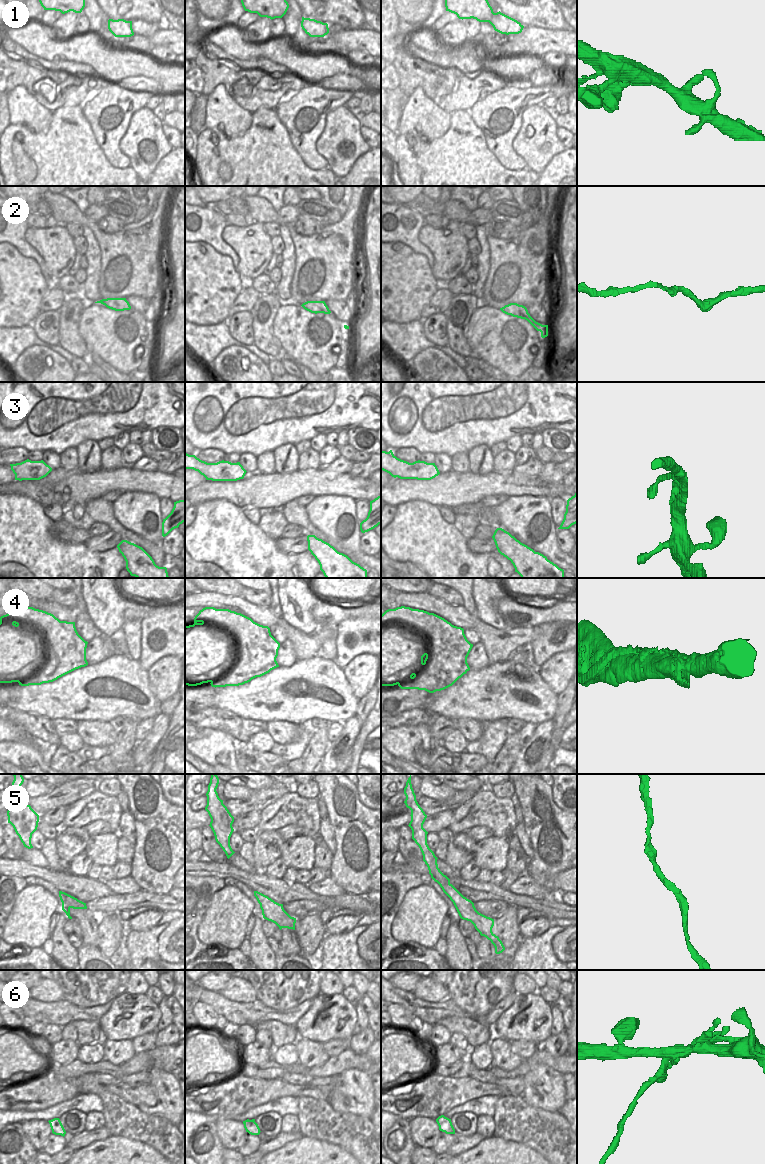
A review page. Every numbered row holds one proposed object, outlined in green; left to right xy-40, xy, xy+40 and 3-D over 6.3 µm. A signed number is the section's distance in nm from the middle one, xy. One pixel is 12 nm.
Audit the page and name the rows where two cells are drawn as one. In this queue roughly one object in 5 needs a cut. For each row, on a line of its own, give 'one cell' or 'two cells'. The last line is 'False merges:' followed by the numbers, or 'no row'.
1: one cell
2: one cell
3: one cell
4: one cell
5: one cell
6: two cells
False merges: 6

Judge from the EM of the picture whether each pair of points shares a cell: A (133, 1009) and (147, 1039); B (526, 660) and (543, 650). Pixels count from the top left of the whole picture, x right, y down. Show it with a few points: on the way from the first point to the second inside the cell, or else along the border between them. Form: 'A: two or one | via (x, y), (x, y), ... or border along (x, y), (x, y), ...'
A: two | border along (156, 1029), (136, 1036), (132, 1040)
B: two | border along (532, 651), (534, 662), (540, 666)

